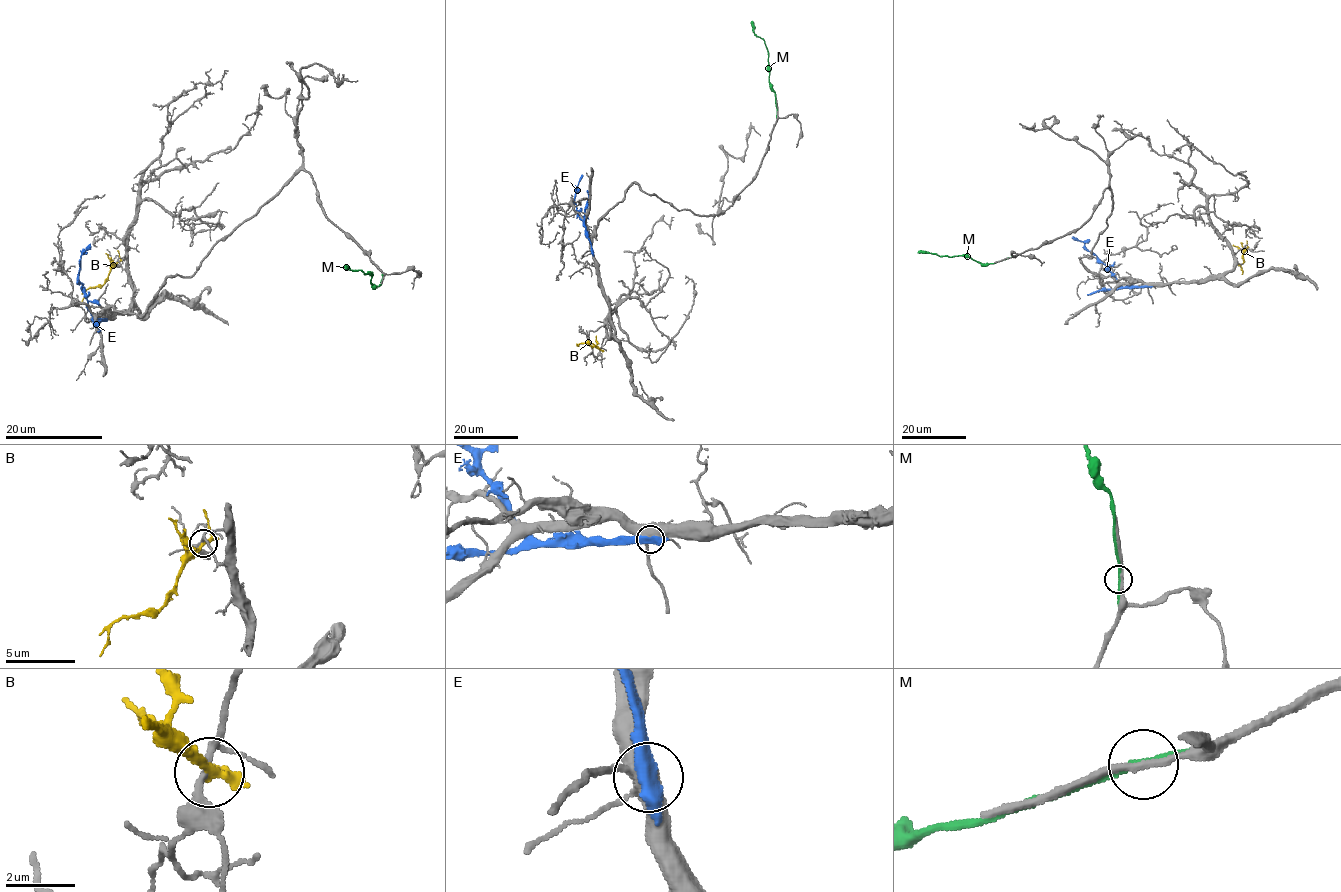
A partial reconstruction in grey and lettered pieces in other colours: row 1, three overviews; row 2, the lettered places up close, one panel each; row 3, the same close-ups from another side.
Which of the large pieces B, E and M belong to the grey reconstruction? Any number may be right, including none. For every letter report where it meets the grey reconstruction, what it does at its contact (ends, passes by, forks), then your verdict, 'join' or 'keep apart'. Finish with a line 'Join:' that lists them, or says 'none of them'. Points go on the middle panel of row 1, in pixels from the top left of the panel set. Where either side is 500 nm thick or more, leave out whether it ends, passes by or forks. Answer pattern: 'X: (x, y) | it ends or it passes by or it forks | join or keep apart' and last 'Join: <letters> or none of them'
B: (600, 350) | it passes by | keep apart
E: (592, 251) | it passes by | keep apart
M: (776, 112) | it passes by | keep apart
Join: none of them

